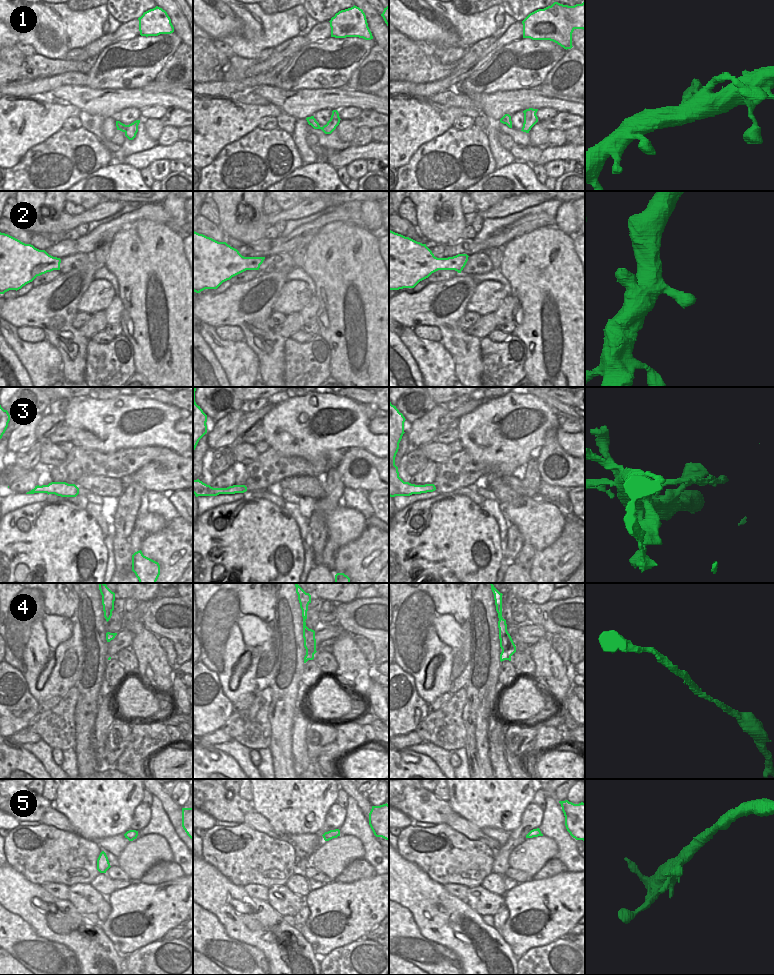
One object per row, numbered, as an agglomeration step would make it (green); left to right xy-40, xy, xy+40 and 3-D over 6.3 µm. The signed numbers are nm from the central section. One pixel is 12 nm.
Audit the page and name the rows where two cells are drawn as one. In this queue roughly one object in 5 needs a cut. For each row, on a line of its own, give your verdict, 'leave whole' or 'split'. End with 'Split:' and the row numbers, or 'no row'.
1: leave whole
2: leave whole
3: split
4: leave whole
5: leave whole
Split: 3

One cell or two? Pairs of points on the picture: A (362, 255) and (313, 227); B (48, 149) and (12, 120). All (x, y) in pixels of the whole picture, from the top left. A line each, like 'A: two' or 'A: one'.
A: two
B: two

